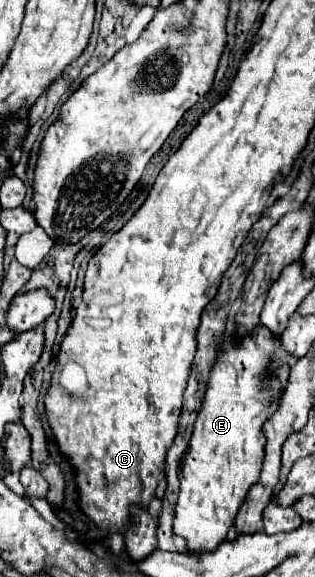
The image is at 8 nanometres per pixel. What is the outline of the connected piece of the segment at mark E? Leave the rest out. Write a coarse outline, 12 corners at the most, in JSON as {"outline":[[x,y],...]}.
{"outline":[[222,344],[182,464],[172,532],[226,540],[264,460],[292,356]]}

